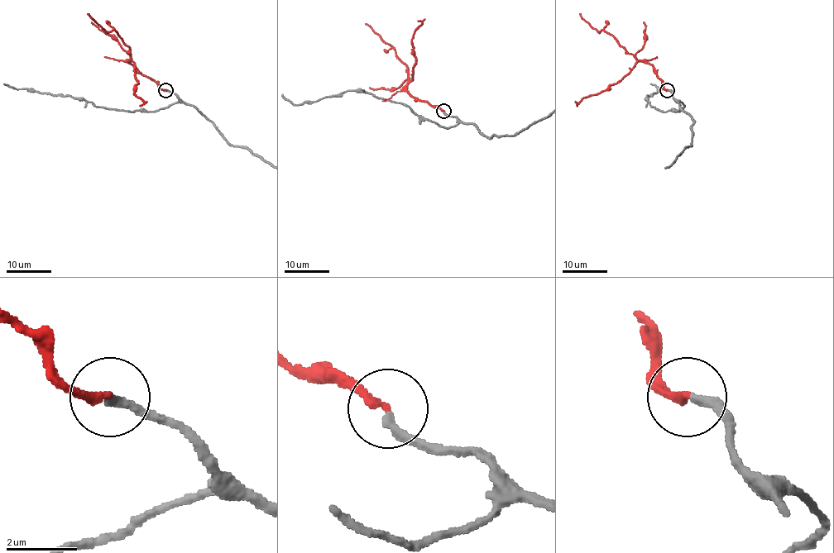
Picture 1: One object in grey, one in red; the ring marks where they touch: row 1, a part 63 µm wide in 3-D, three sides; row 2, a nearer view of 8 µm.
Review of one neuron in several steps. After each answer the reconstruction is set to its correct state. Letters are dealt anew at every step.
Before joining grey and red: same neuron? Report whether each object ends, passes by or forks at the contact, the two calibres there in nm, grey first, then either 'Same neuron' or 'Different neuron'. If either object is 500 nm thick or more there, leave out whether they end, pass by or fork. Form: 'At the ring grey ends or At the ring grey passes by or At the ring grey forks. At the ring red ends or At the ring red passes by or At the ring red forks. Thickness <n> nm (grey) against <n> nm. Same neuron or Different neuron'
At the ring grey ends. At the ring red ends. Thickness 240 nm (grey) against 200 nm. Same neuron

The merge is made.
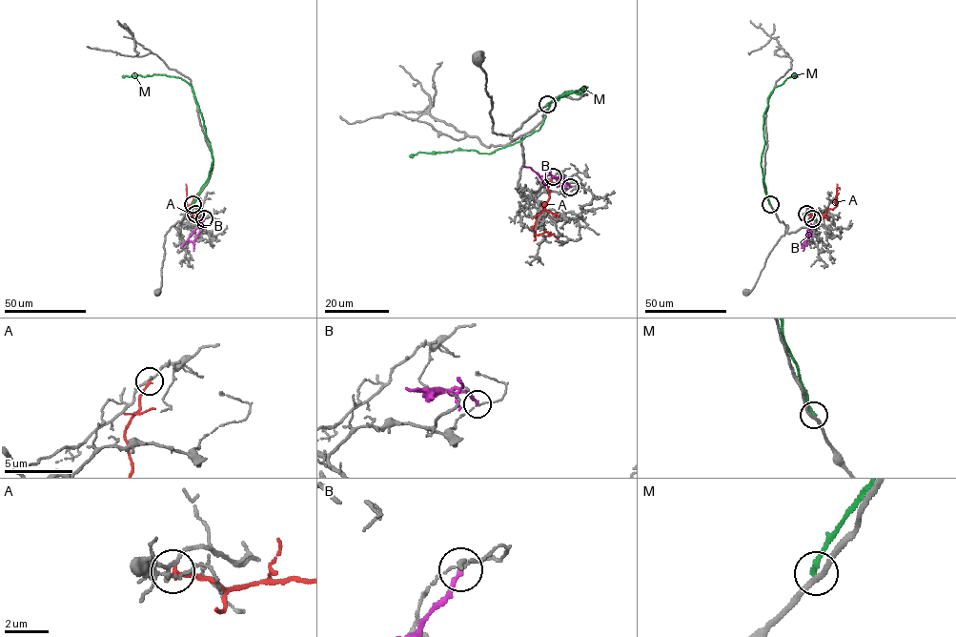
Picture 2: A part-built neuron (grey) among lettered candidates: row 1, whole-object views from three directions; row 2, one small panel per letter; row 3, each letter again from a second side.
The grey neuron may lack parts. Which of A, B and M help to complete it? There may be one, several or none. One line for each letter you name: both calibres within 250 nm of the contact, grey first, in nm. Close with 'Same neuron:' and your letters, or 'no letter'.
Same neuron: no letter

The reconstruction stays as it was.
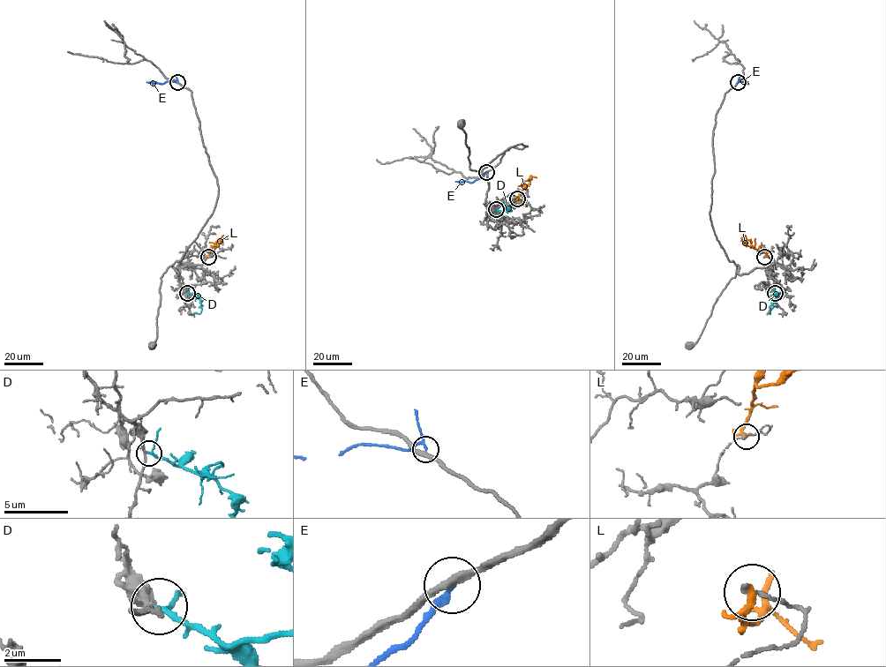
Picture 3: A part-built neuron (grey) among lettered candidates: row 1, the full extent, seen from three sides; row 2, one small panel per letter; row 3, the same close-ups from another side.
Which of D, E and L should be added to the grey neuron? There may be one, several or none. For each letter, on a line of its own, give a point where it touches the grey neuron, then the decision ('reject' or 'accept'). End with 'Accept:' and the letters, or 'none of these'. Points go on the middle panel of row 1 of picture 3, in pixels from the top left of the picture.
D: contact (496, 209); accept
E: contact (486, 172); reject
L: contact (517, 198); reject
Accept: D

